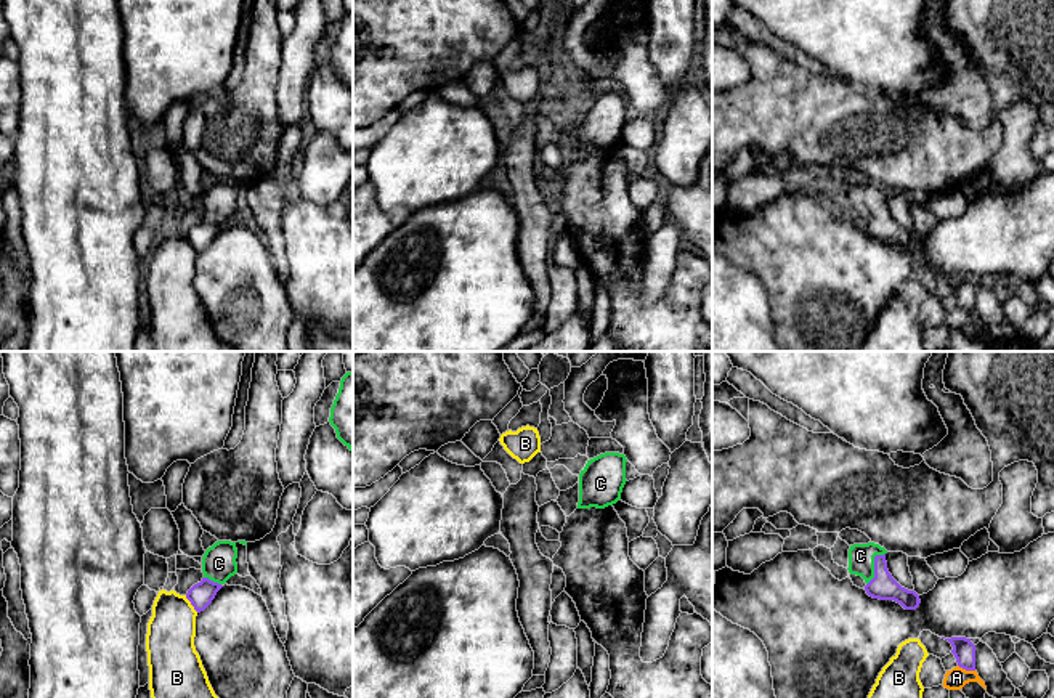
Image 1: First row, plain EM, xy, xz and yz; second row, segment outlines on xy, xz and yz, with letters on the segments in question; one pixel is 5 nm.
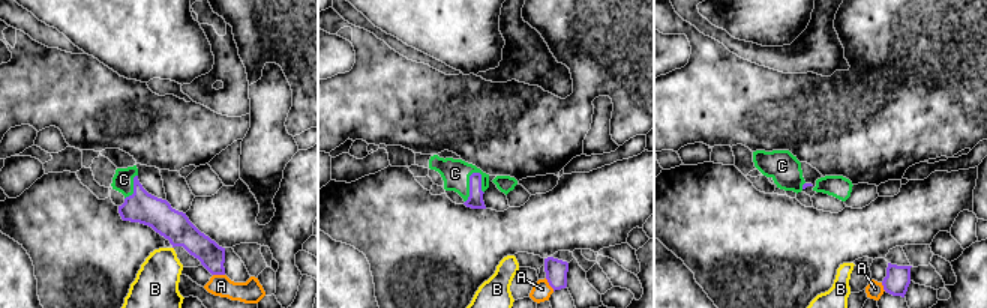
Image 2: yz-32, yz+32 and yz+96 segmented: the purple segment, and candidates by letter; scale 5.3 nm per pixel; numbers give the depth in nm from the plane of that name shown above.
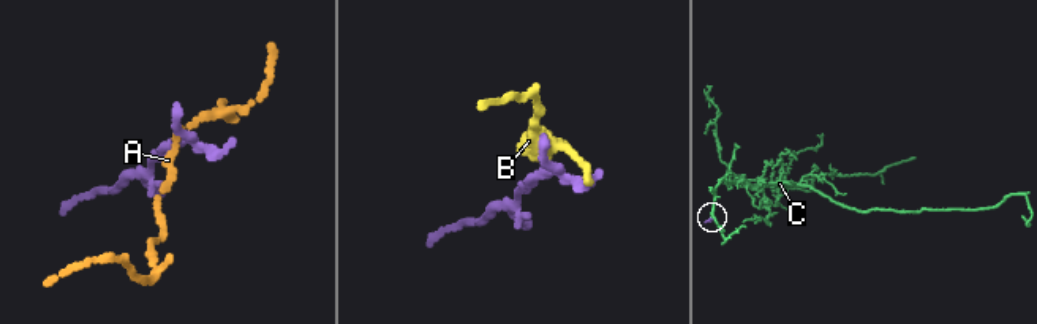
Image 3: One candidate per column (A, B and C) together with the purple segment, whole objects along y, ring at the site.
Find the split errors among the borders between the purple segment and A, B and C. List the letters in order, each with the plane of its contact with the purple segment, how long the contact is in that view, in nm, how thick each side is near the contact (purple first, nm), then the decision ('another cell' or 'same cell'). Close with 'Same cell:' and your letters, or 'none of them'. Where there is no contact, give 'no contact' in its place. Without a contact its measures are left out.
A: yz | 90 nm | 110/110 nm | another cell
B: xy | 110 nm | 120/240 nm | another cell
C: yz | 190 nm | 140/130 nm | same cell
Same cell: C

